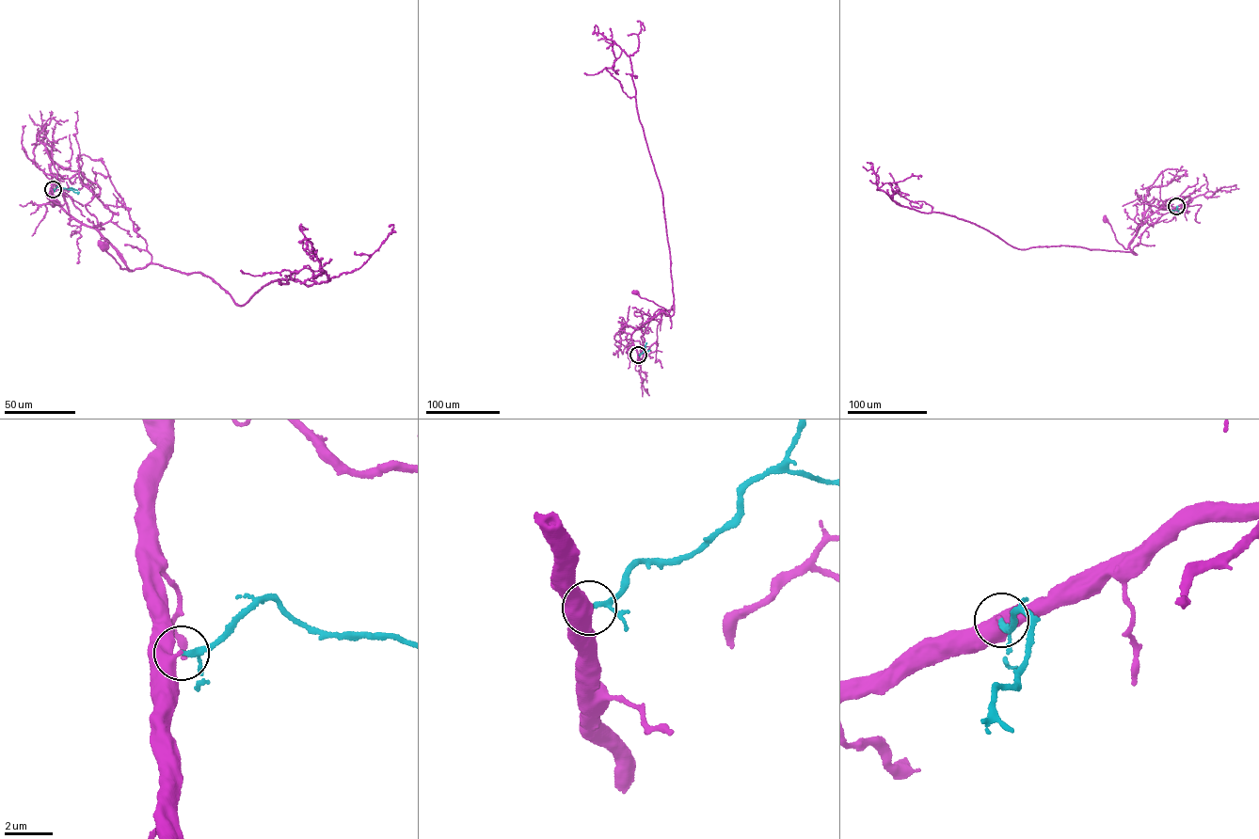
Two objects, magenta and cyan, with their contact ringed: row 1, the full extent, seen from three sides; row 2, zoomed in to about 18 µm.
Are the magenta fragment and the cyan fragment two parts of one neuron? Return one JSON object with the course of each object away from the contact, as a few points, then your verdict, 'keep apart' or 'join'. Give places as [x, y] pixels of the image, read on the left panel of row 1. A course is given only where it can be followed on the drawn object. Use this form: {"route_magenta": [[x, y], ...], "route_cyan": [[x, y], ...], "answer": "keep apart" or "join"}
{"route_magenta": [[53, 189], [54, 207], [57, 204], [81, 223], [93, 228], [119, 253], [130, 271], [120, 268], [103, 246]], "route_cyan": [[53, 189], [58, 186], [78, 193]], "answer": "join"}

